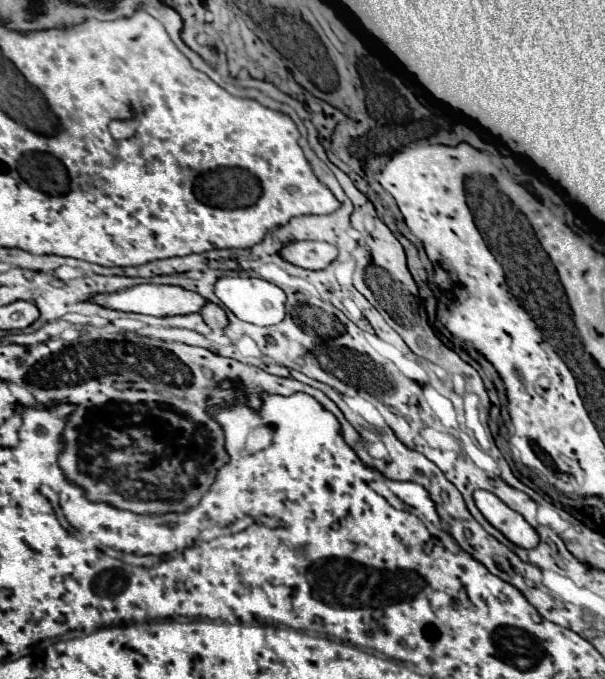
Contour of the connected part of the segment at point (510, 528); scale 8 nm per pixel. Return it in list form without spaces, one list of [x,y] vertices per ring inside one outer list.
[[[475,490],[473,500],[479,512],[487,518],[487,522],[515,546],[535,548],[539,544],[537,532],[523,520],[523,516],[519,516],[515,510],[503,504],[495,494],[487,490]]]

